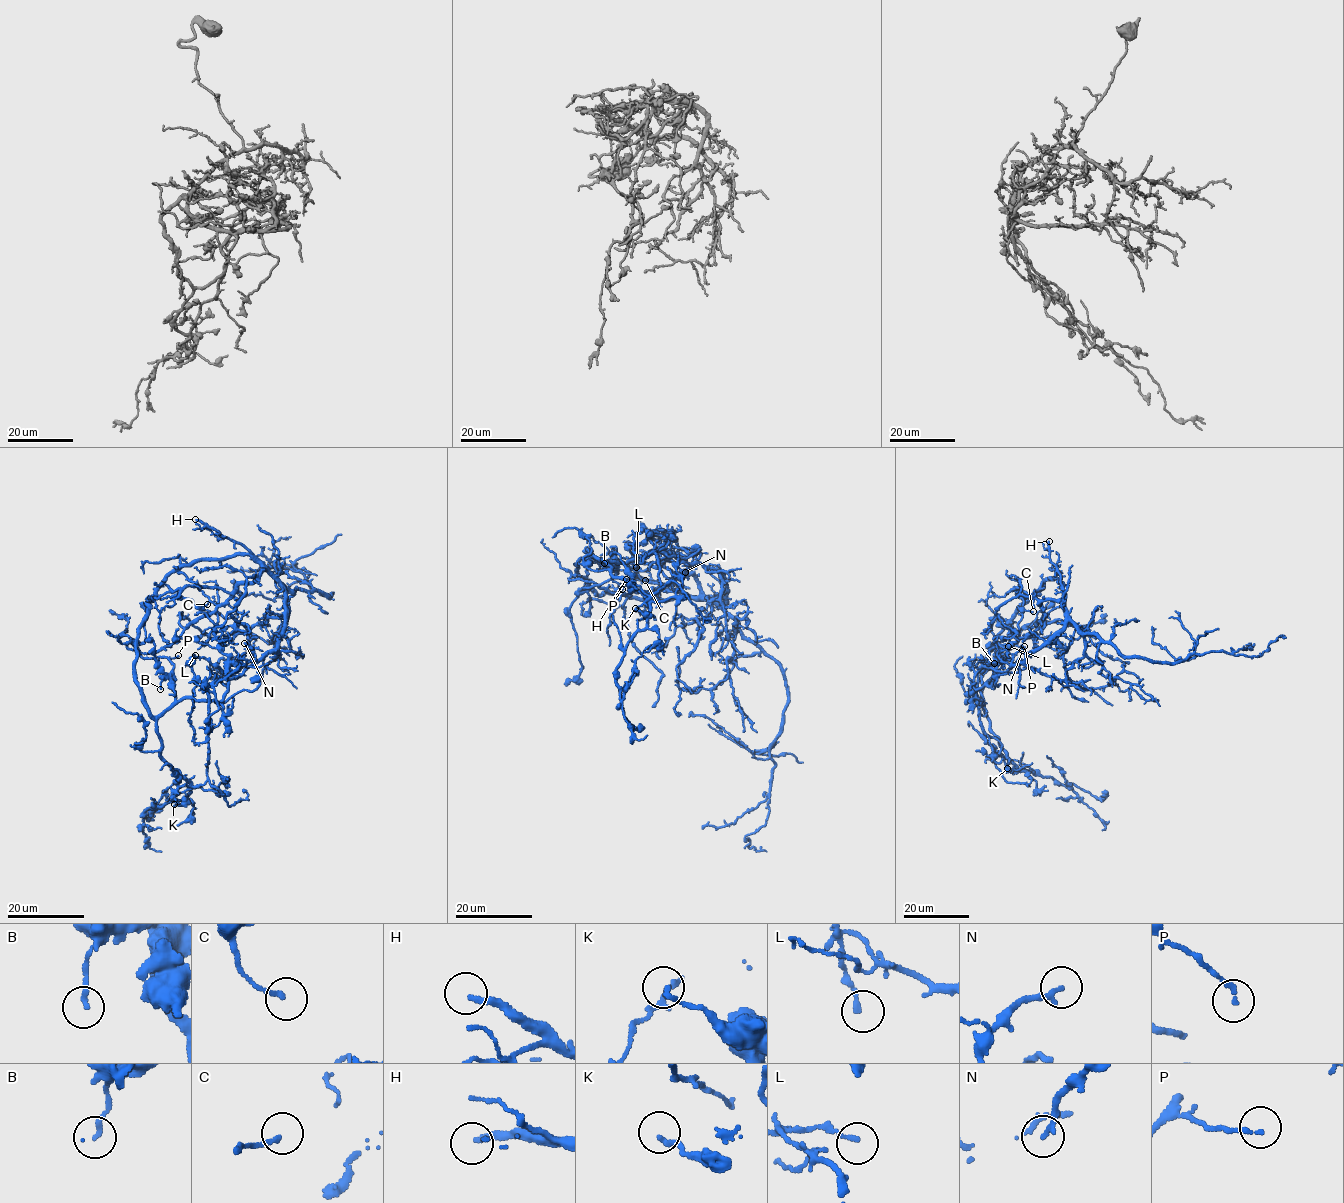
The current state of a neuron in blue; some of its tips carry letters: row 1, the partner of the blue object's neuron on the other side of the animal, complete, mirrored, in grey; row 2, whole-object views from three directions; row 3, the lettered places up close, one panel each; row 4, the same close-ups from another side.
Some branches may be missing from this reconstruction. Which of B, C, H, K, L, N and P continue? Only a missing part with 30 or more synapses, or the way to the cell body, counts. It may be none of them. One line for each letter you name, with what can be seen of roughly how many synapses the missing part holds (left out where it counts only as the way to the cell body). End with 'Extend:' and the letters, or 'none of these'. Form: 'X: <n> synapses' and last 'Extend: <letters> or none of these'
Extend: H

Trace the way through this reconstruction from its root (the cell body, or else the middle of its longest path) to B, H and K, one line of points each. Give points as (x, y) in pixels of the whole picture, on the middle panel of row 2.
B: (714, 570), (689, 564), (671, 552), (668, 554), (659, 550), (648, 551), (626, 563), (604, 563)
H: (714, 570), (725, 582), (725, 602), (671, 591), (652, 581), (626, 579)
K: (714, 570), (680, 560), (646, 537), (655, 548), (663, 587), (650, 598), (647, 612), (635, 608)

